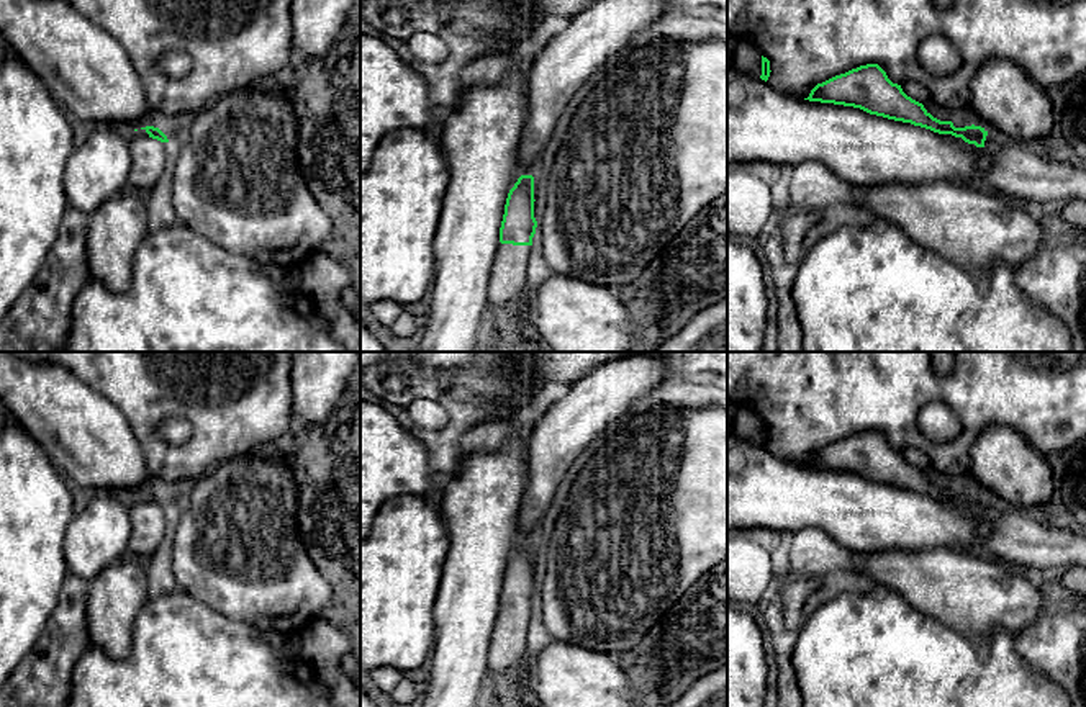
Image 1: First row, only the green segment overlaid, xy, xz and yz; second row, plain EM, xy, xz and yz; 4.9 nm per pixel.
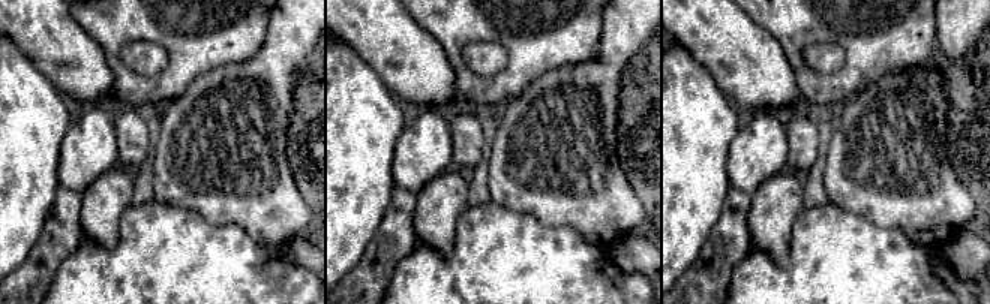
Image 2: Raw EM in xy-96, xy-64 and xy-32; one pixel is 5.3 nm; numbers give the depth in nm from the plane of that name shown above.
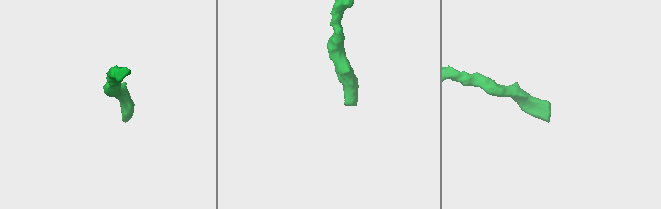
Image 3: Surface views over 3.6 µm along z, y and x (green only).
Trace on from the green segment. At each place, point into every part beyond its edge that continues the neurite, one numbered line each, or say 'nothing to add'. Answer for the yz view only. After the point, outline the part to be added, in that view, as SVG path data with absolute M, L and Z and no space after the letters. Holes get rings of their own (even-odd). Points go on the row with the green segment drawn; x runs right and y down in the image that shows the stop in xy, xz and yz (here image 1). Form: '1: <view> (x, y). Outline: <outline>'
1: yz (1021, 174). Outline: M988 133L984 149L993 165L983 178L984 188L1004 191L1012 200L1086 201L1086 164L1055 155L1050 160L1027 151L1022 144Z

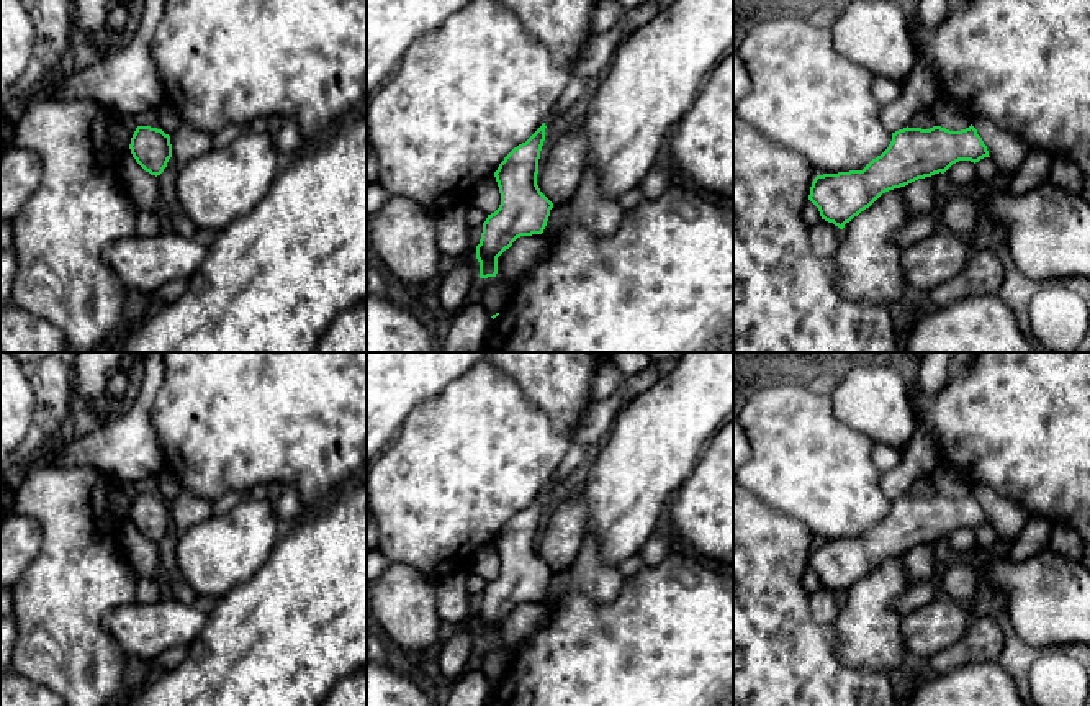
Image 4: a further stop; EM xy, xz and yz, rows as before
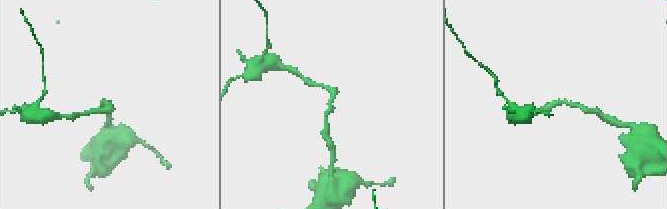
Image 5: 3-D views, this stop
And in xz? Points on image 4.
nothing to add

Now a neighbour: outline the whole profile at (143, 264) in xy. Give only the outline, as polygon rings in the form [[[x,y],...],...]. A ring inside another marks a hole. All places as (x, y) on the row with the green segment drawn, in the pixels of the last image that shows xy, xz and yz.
[[[169,228],[152,238],[134,236],[103,249],[101,259],[131,292],[155,292],[167,282],[188,280],[208,257],[206,238],[183,238]]]

